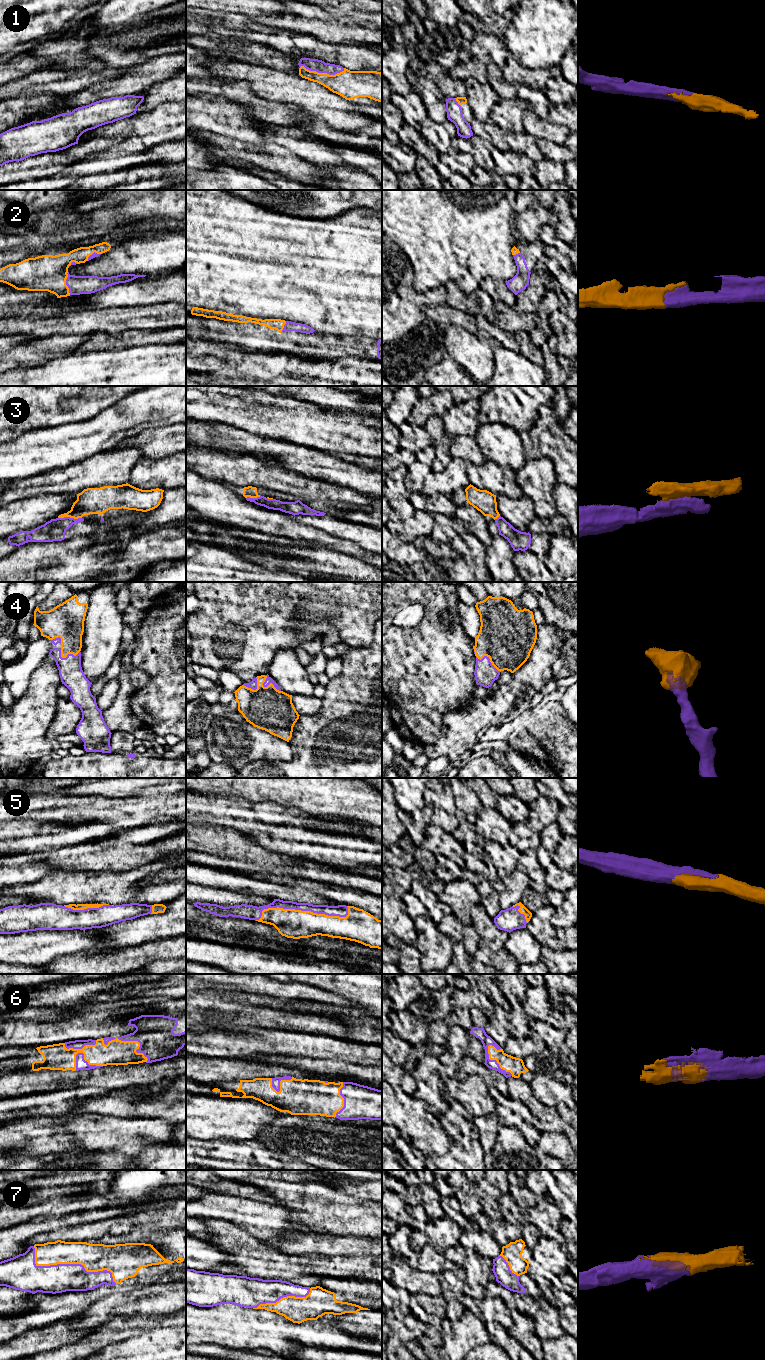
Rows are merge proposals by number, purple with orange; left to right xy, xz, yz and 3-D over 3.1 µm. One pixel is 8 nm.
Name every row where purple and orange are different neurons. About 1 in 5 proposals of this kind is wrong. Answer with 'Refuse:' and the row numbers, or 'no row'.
Refuse: 3

